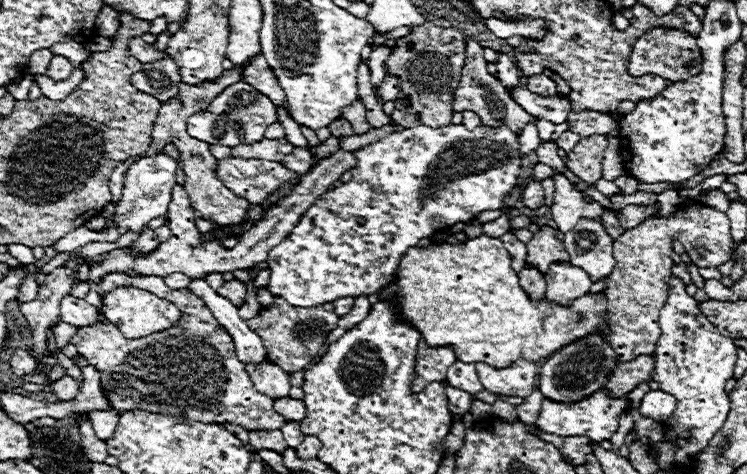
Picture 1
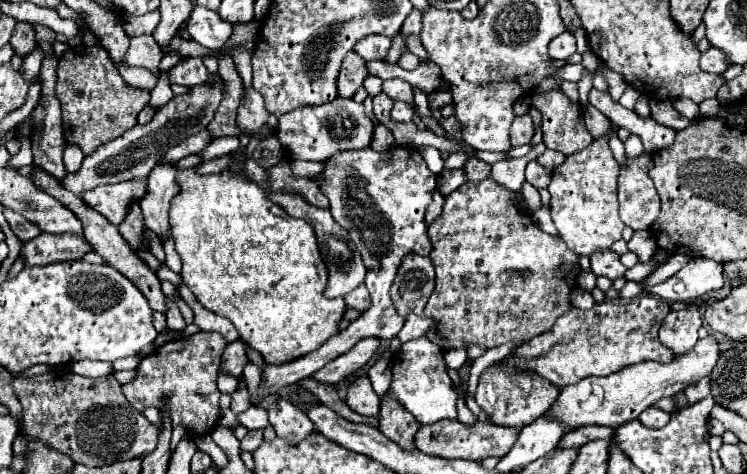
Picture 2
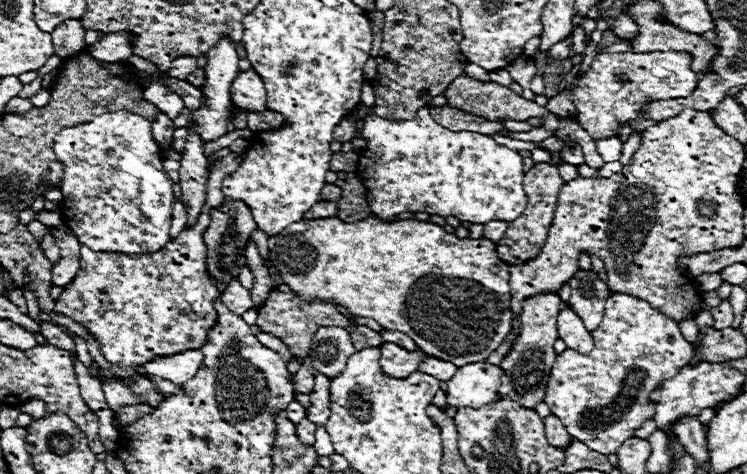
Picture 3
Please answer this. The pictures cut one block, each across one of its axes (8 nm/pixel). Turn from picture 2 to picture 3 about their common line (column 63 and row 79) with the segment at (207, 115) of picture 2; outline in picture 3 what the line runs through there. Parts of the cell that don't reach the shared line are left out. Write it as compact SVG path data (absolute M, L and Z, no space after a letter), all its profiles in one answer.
M180 56L178 60L172 62L168 74L170 74L172 78L186 80L186 76L192 74L194 70L198 70L198 62L196 62L196 58L192 58L192 56Z

